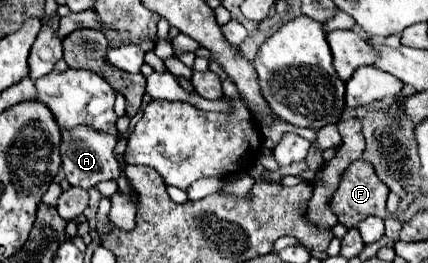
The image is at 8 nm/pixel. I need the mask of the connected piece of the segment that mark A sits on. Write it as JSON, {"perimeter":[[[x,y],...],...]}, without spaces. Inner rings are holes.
{"perimeter":[[[78,125],[74,129],[62,129],[60,157],[62,157],[62,169],[66,173],[68,183],[74,187],[82,187],[82,189],[92,189],[100,181],[118,179],[120,167],[112,155],[116,141],[118,141],[118,137],[104,133],[104,131],[96,131],[86,125]]]}

